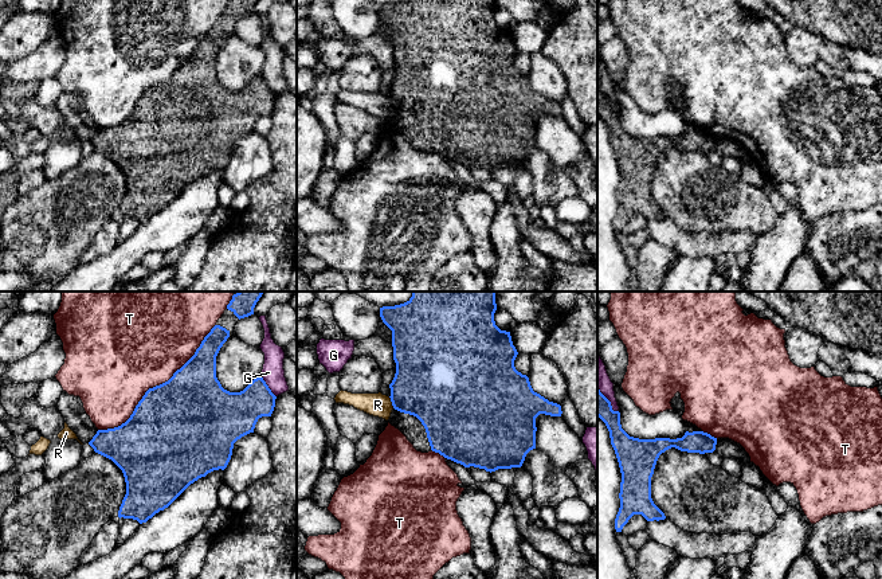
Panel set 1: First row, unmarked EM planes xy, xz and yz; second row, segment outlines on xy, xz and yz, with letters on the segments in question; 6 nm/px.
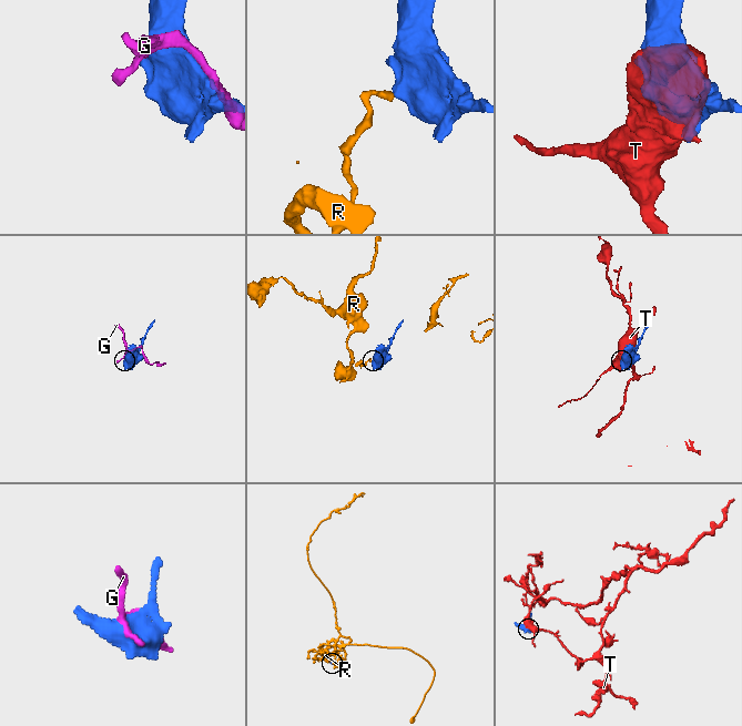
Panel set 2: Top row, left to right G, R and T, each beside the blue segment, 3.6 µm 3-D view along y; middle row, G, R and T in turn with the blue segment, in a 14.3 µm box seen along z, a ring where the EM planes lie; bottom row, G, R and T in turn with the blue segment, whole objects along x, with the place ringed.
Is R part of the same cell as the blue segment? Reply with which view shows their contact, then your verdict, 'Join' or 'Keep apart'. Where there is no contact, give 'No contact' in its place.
Touches blue in xz. Keep apart

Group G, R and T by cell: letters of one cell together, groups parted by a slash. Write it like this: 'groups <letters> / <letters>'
groups G / R / T

